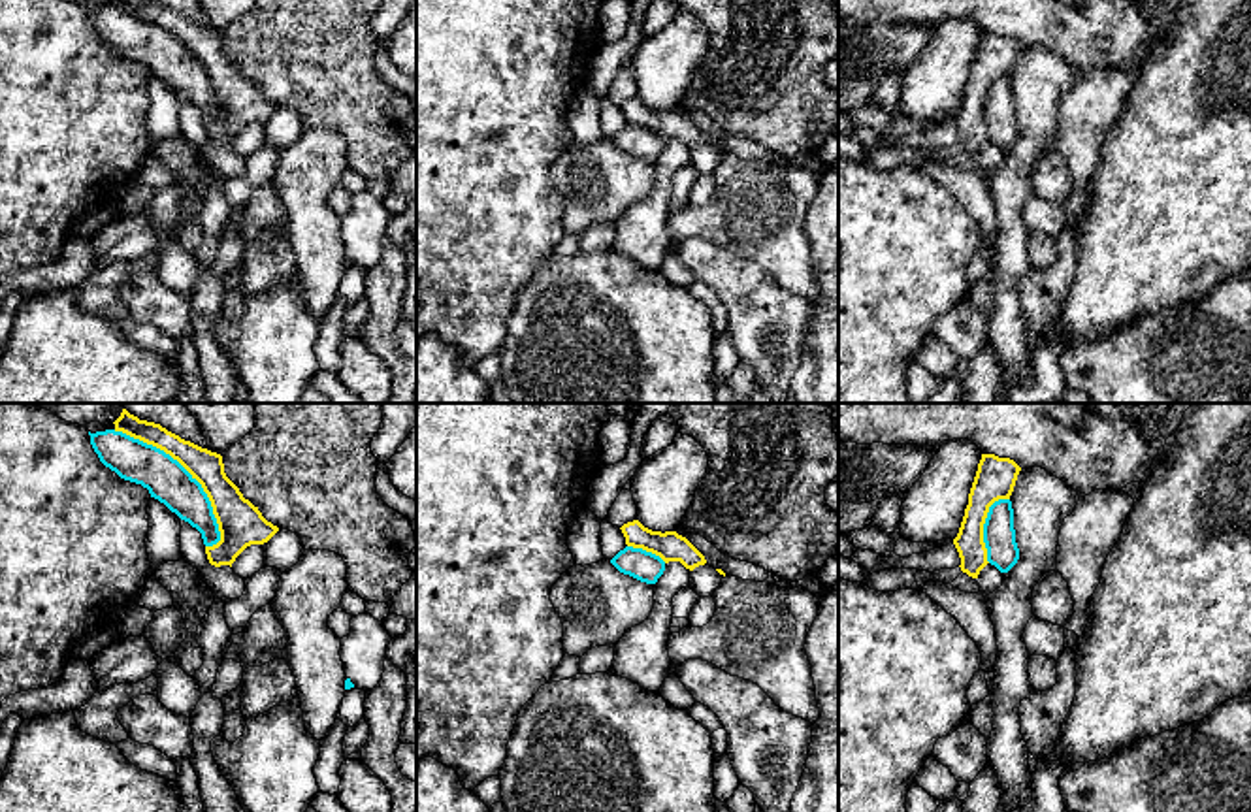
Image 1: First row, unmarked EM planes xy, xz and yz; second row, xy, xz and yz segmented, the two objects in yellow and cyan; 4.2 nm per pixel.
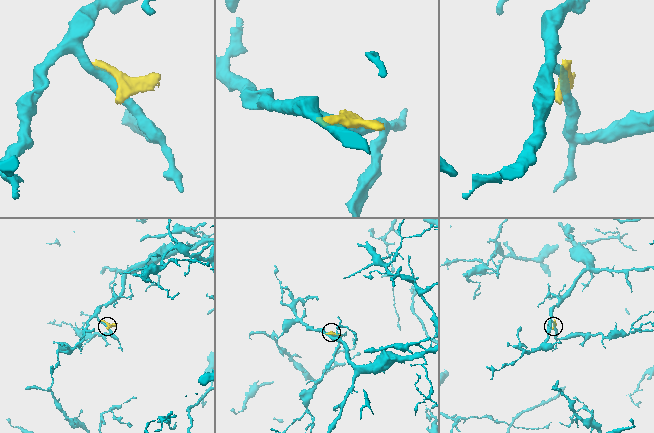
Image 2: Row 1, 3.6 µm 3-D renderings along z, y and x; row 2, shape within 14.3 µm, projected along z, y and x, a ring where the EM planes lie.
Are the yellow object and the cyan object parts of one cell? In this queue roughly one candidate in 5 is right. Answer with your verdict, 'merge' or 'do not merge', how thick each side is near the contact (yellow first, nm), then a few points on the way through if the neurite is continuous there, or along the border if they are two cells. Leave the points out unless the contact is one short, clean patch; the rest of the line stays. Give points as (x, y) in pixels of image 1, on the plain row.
do not merge; 150 nm thick on the yellow side, 180 nm on the other

